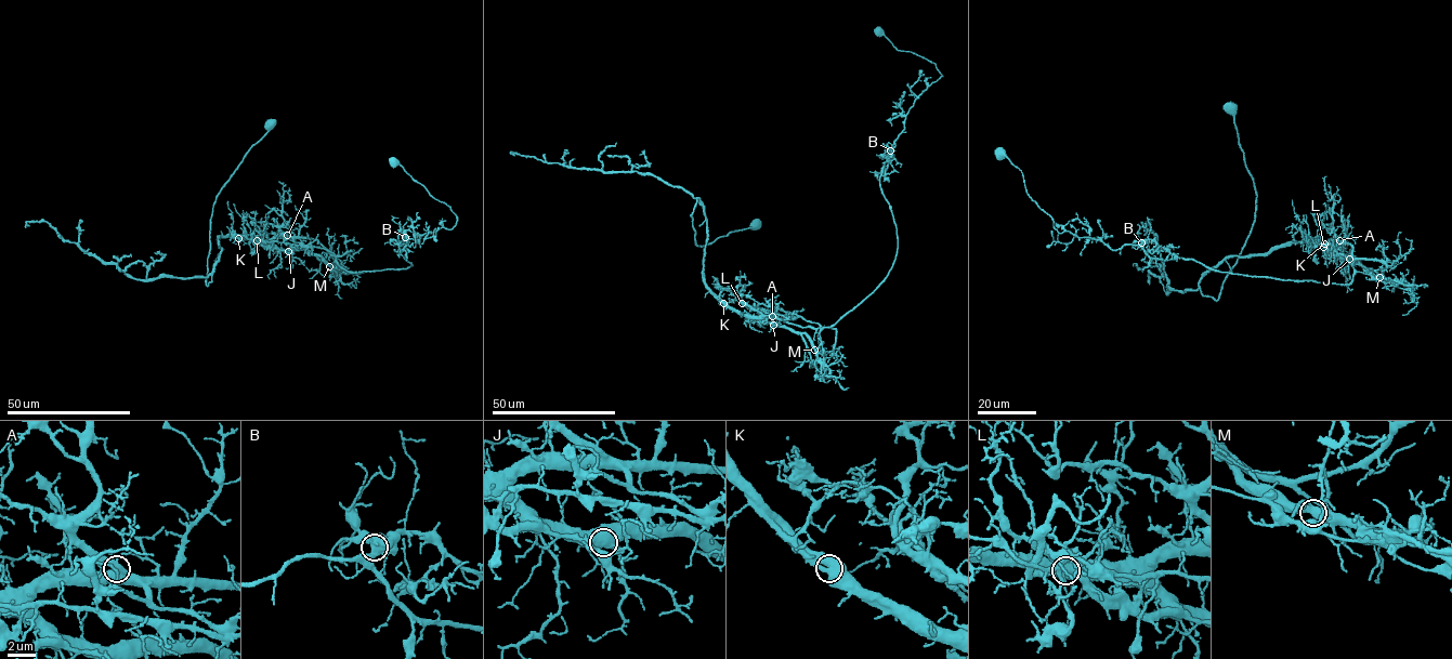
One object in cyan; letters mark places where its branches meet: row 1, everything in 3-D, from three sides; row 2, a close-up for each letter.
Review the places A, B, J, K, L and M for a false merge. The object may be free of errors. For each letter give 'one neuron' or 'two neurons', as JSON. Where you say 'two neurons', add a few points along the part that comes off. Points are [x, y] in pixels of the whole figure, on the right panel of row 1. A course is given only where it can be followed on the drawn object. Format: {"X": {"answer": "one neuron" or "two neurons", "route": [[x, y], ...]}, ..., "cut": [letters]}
{"A": {"answer": "one neuron"}, "B": {"answer": "one neuron"}, "J": {"answer": "one neuron"}, "K": {"answer": "one neuron"}, "L": {"answer": "two neurons", "route": [[1323, 247], [1313, 245], [1350, 263], [1348, 284], [1224, 273], [1136, 245], [1111, 250], [1059, 233], [997, 149]]}, "M": {"answer": "one neuron"}, "cut": ["L"]}

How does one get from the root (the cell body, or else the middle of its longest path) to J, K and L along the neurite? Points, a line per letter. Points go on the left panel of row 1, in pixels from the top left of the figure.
J: (394, 163), (457, 218), (452, 228), (394, 250), (411, 266), (350, 272), (303, 250), (288, 251)
K: (394, 163), (457, 218), (452, 228), (394, 250), (409, 267), (350, 272), (312, 239), (238, 238)
L: (394, 163), (457, 218), (452, 228), (394, 250), (411, 266), (350, 272), (323, 249), (257, 240)

